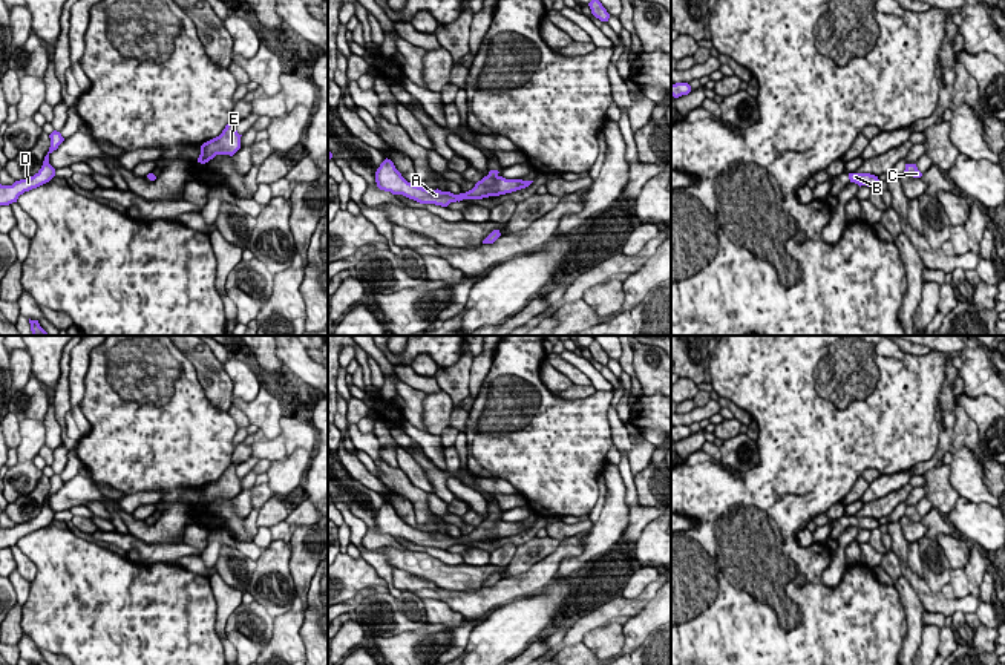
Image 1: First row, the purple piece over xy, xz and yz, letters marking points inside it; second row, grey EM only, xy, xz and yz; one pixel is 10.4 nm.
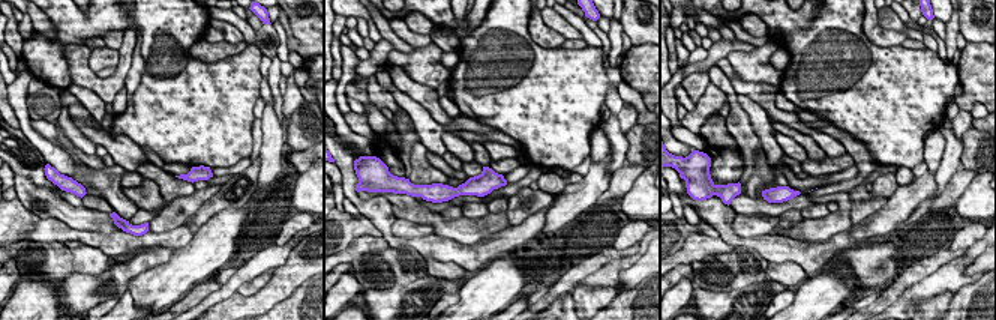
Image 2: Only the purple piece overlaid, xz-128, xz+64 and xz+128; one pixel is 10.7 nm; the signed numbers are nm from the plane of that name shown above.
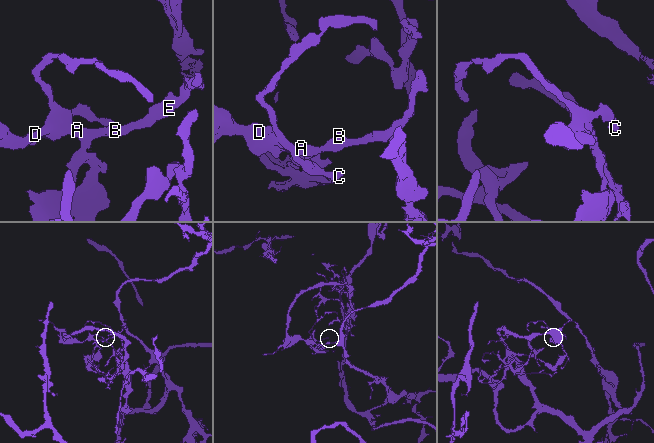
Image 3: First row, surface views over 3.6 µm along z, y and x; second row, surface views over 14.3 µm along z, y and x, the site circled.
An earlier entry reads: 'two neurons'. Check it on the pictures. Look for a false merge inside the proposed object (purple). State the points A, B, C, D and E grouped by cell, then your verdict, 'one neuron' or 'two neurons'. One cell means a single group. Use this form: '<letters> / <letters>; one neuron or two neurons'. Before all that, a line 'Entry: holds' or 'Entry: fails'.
Entry: fails
A B C D E; one neuron

